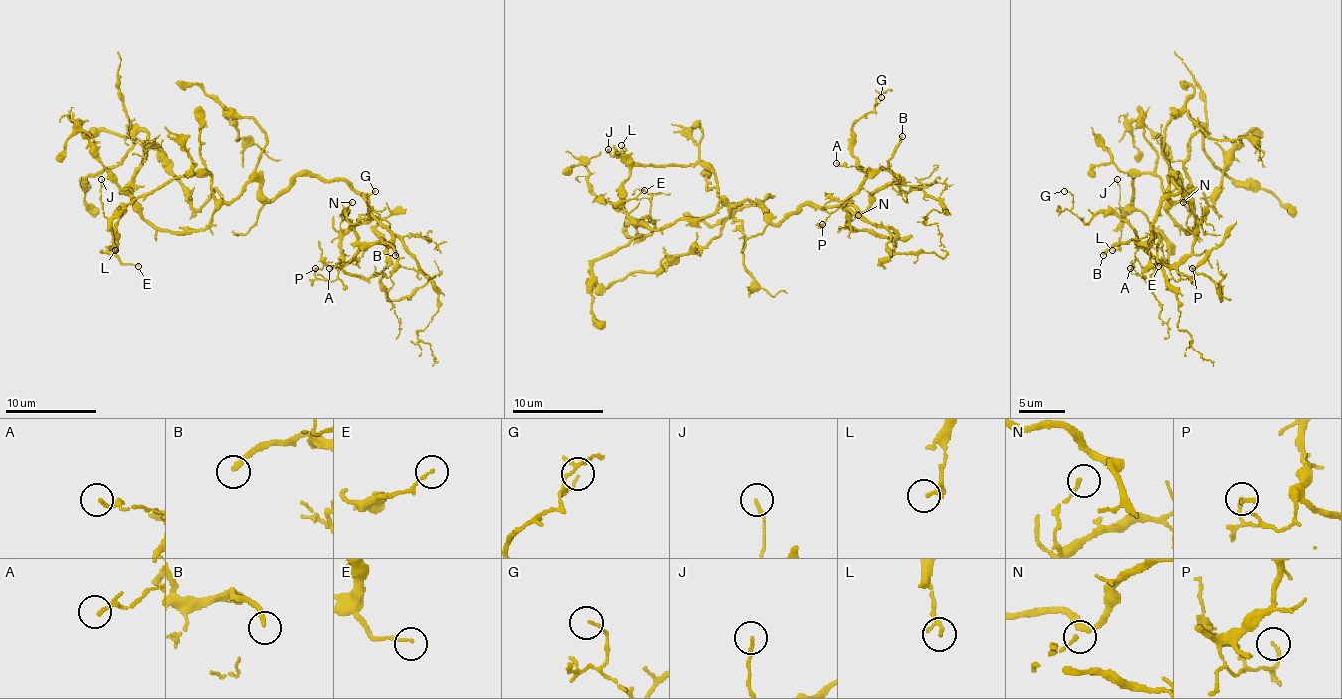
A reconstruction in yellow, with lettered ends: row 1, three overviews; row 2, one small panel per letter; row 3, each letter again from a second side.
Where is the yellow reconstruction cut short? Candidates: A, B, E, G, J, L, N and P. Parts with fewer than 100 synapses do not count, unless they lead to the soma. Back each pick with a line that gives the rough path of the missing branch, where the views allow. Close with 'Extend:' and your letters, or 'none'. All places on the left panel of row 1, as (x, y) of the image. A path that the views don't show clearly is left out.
Extend: B

